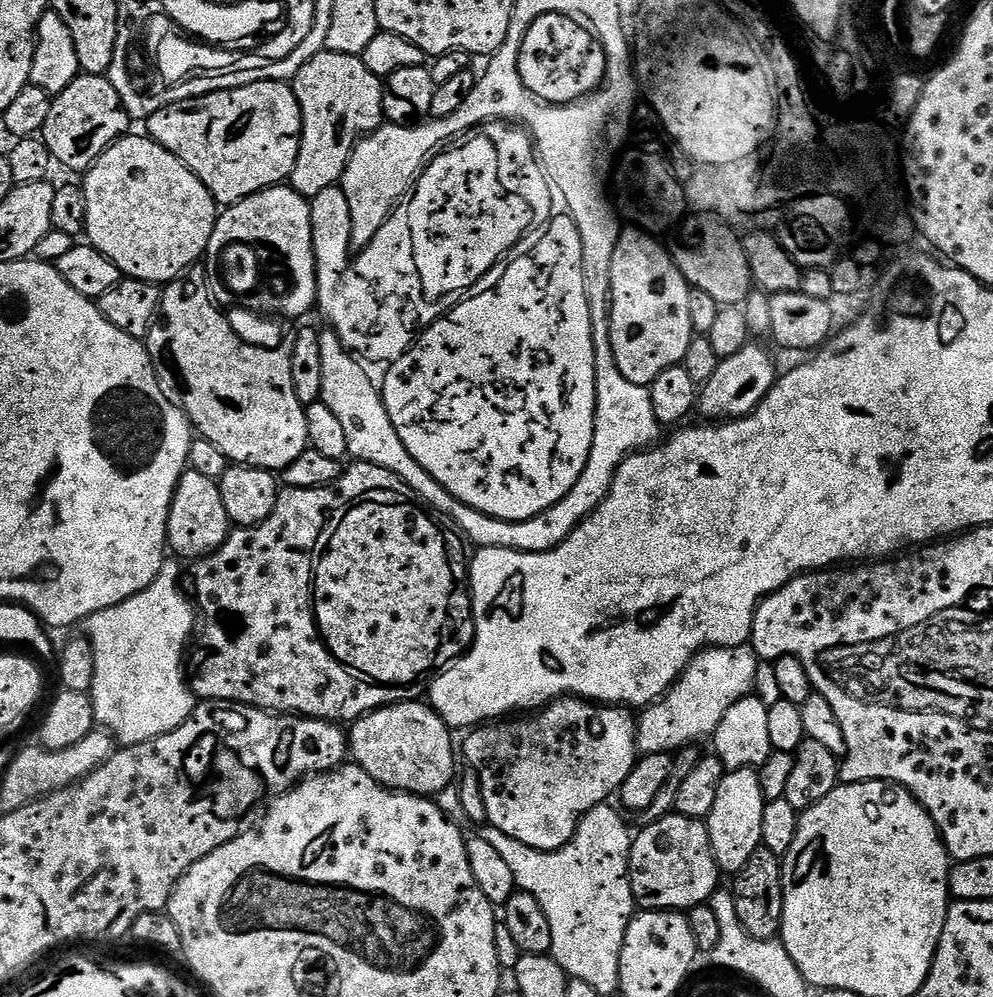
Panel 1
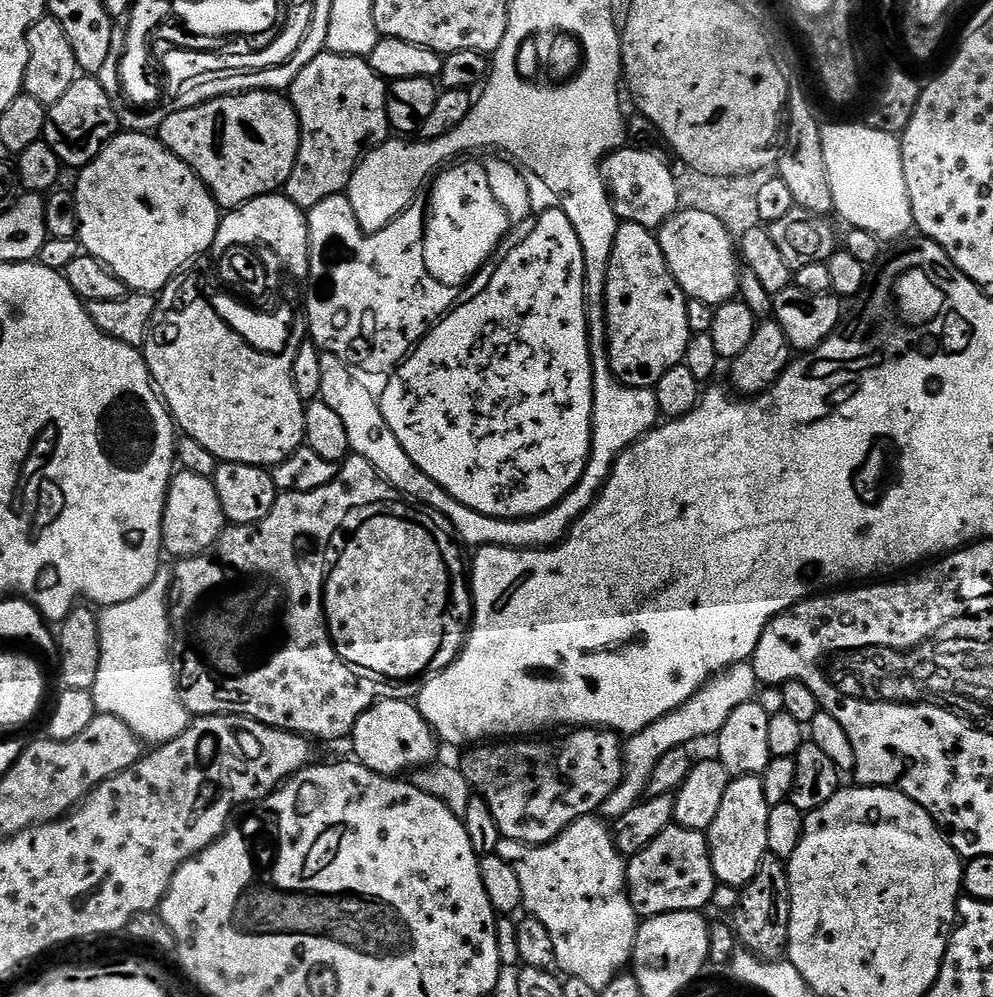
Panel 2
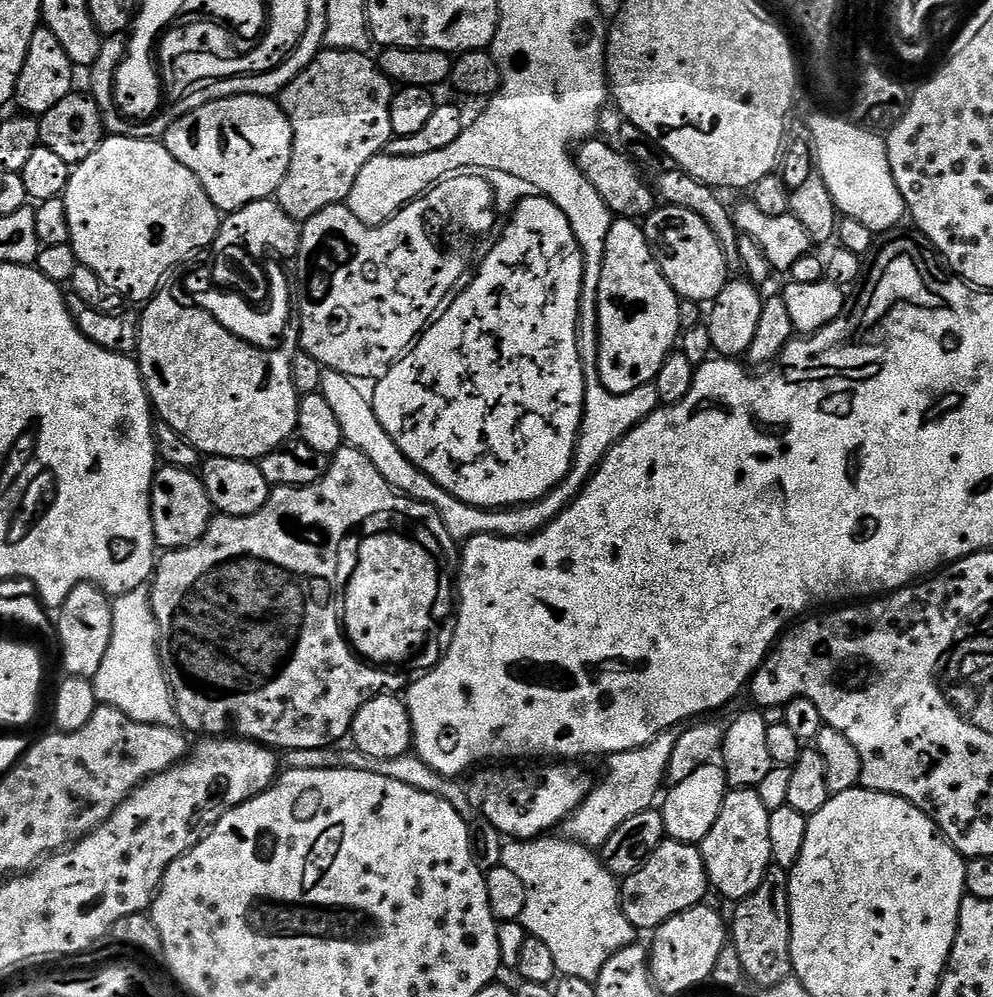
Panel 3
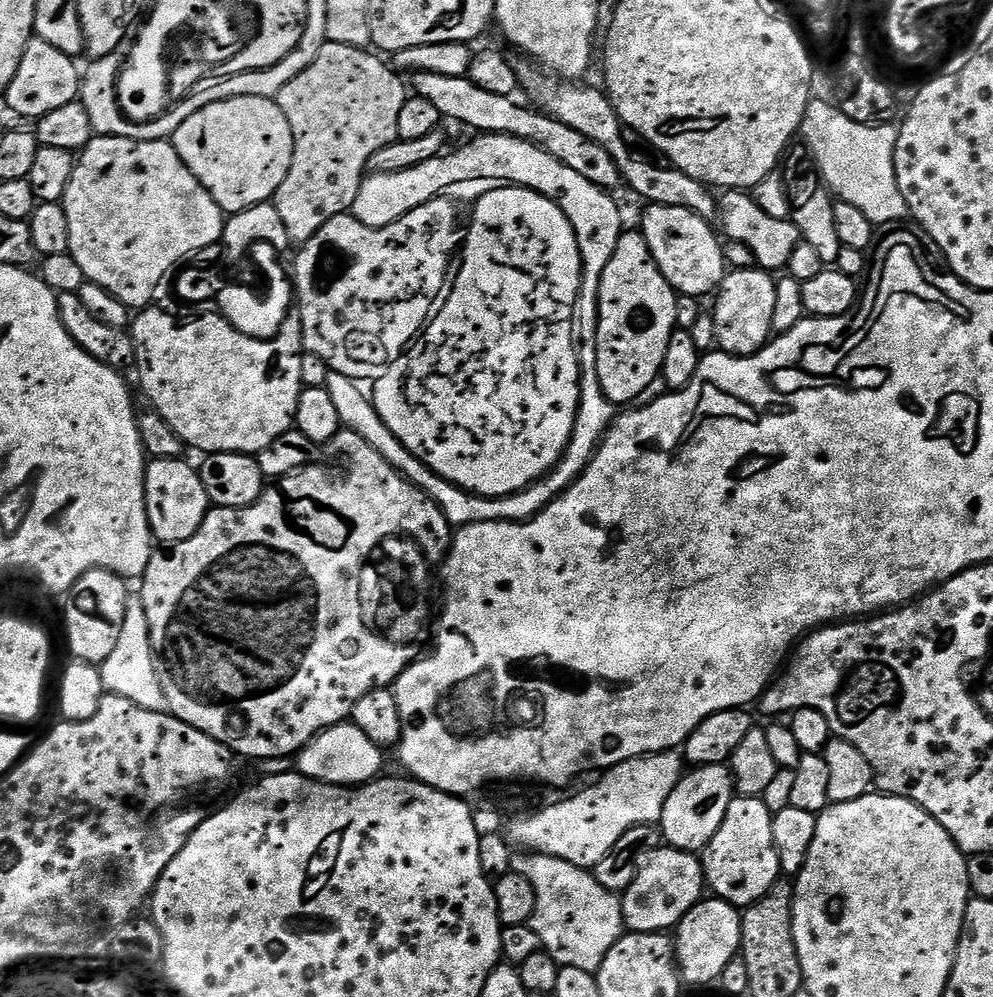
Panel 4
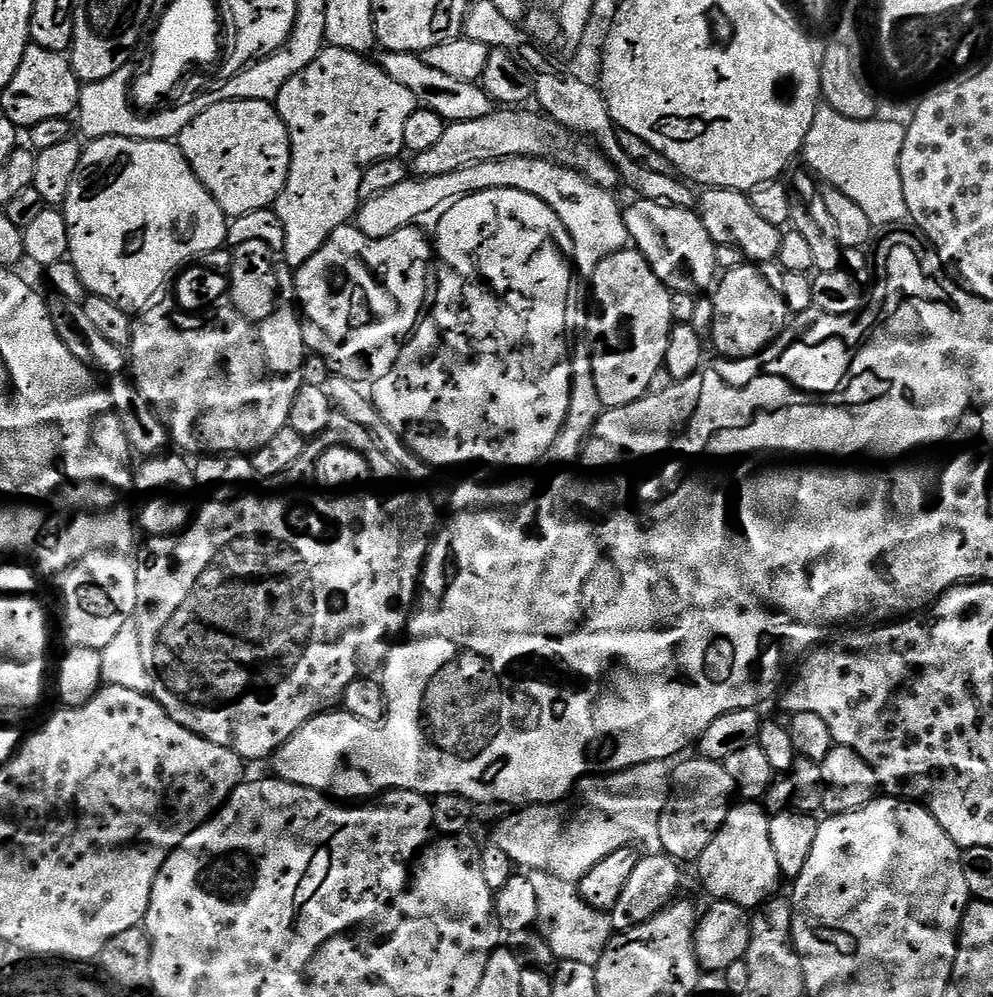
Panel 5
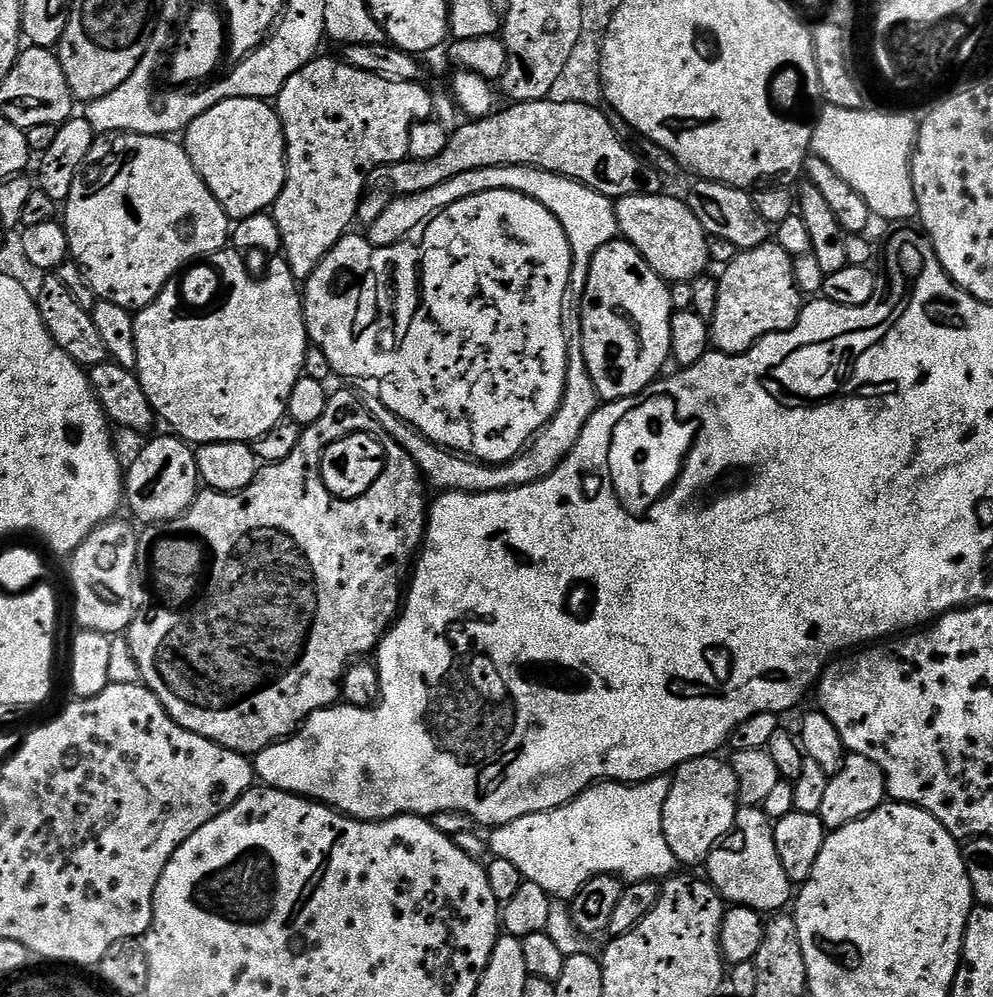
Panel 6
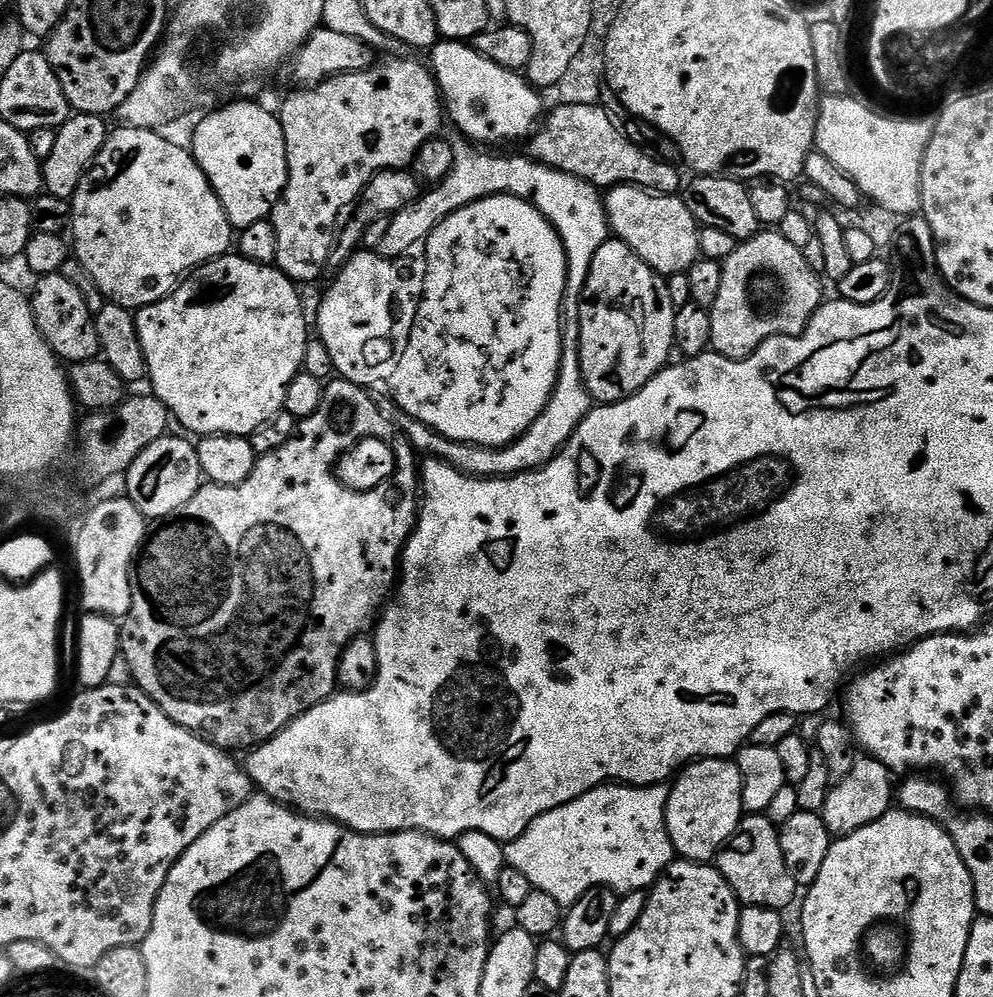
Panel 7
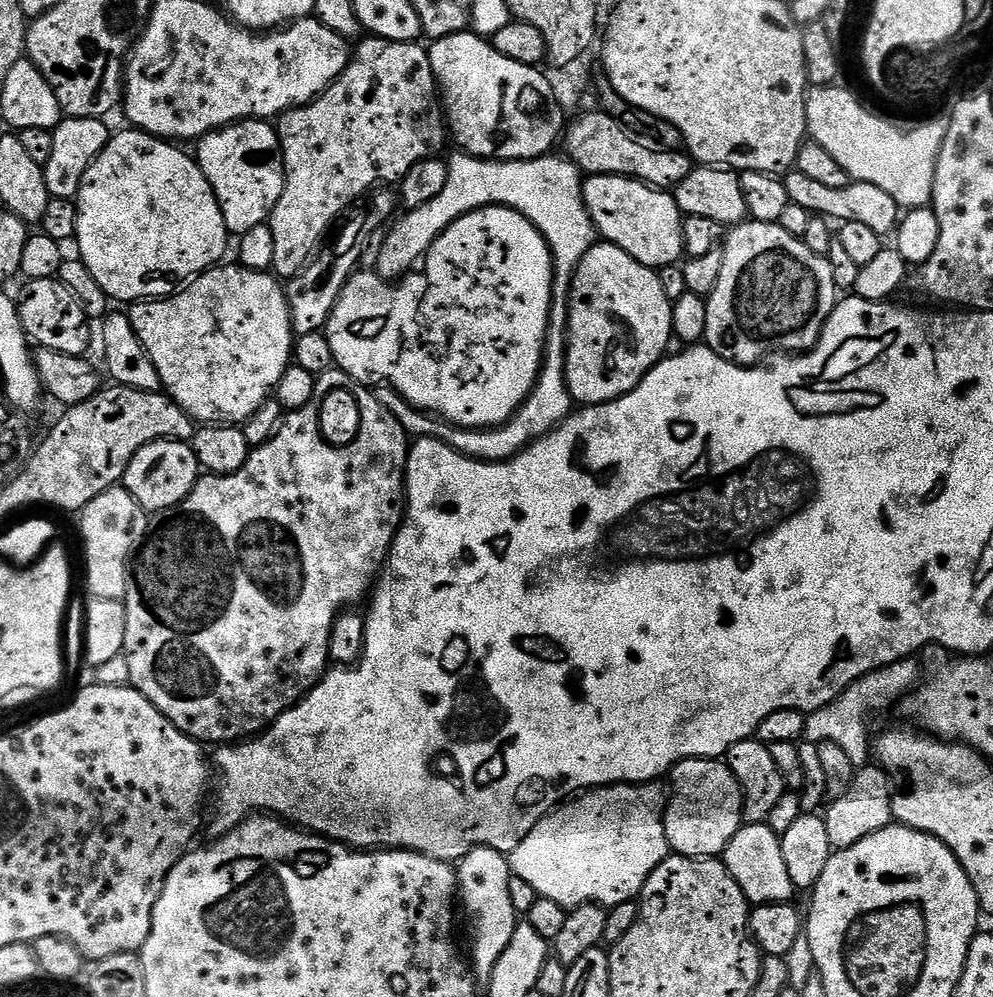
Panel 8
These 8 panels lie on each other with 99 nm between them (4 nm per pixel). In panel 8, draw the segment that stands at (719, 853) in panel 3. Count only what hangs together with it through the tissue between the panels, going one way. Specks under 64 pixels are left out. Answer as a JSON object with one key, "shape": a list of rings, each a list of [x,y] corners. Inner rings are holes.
{"shape":[[[767,822],[741,826],[738,834],[730,838],[726,850],[722,853],[722,859],[734,882],[738,882],[749,905],[787,904],[793,899],[794,889],[790,882],[790,873],[786,870],[786,862],[782,859],[780,836],[770,830]]]}

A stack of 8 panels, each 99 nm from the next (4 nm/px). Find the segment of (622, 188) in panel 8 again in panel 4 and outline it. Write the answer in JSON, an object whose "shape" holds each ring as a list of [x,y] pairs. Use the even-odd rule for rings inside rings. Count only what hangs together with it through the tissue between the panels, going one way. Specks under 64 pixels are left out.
{"shape":[[[654,204],[645,209],[642,231],[666,282],[670,282],[681,296],[704,298],[707,292],[715,293],[726,275],[724,244],[717,229],[709,221],[698,218],[698,214],[680,206]]]}

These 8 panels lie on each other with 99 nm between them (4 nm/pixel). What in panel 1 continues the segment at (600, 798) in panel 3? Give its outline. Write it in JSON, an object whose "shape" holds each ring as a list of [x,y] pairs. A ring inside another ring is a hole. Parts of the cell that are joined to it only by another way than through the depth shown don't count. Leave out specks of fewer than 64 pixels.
{"shape":[[[741,646],[739,648],[705,648],[702,652],[697,652],[688,669],[680,675],[680,679],[668,689],[666,695],[657,700],[654,704],[649,704],[639,713],[636,725],[636,746],[641,753],[667,752],[675,754],[689,746],[695,745],[695,740],[711,737],[716,731],[718,722],[744,696],[753,691],[756,684],[756,664],[758,657],[751,647]]]}

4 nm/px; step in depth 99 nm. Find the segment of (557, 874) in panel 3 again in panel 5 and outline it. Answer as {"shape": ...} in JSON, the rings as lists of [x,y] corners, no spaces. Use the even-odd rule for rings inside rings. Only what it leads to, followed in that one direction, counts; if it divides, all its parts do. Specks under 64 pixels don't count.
{"shape":[[[528,872],[527,875],[530,878],[530,883],[534,886],[534,895],[538,897],[536,928],[540,936],[546,938],[546,942],[550,942],[550,950],[554,950],[557,961],[586,962],[595,966],[612,942],[614,929],[611,915],[606,912],[598,912],[589,906],[580,896],[579,887],[573,881],[554,878],[554,874],[545,872]]]}

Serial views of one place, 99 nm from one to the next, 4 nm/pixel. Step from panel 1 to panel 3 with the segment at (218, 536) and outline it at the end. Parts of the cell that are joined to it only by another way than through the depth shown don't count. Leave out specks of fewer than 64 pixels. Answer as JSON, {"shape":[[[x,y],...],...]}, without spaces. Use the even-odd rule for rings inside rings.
{"shape":[[[161,467],[152,482],[152,521],[157,545],[161,549],[188,548],[206,534],[214,515],[203,479],[187,468]]]}

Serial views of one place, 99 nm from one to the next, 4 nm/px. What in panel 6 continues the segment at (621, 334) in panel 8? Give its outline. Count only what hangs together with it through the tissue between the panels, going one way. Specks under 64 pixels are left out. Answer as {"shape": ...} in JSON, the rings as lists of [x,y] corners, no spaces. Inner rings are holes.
{"shape":[[[617,238],[611,240],[606,246],[602,246],[602,250],[598,250],[598,254],[594,254],[594,258],[590,262],[590,270],[586,278],[584,293],[582,294],[580,313],[582,314],[582,350],[586,358],[586,366],[590,370],[590,378],[596,387],[597,397],[599,397],[601,401],[611,402],[614,400],[621,400],[622,398],[637,396],[638,393],[649,388],[657,377],[665,371],[665,369],[663,370],[664,363],[669,363],[672,355],[672,347],[670,346],[670,322],[672,321],[673,311],[674,309],[670,302],[669,285],[649,266],[646,262],[646,258],[642,258],[642,254],[633,244],[629,244],[628,241],[623,238]]]}

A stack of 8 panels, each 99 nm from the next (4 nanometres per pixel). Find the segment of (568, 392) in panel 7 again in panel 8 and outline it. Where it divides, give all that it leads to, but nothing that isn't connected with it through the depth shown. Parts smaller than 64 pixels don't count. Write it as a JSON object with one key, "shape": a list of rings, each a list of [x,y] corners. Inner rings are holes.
{"shape":[[[549,154],[539,156],[536,160],[481,160],[479,156],[459,155],[447,161],[448,177],[446,186],[442,186],[442,194],[438,194],[438,198],[430,198],[430,202],[422,206],[405,211],[405,216],[401,215],[388,228],[388,237],[382,246],[378,264],[388,264],[392,272],[400,272],[400,268],[404,268],[404,264],[412,264],[412,260],[416,260],[424,248],[428,250],[456,219],[479,208],[500,205],[521,212],[544,236],[552,252],[555,272],[540,374],[532,392],[515,414],[505,424],[490,428],[457,427],[408,404],[391,386],[377,387],[375,393],[378,402],[382,402],[382,406],[386,406],[386,410],[390,410],[398,422],[402,422],[409,437],[433,436],[438,442],[446,442],[446,446],[461,452],[463,456],[469,456],[471,460],[486,460],[493,464],[499,460],[509,460],[538,438],[550,434],[574,411],[574,399],[566,382],[570,290],[574,274],[584,255],[592,249],[598,233],[584,205],[584,180],[580,167],[563,155]]]}

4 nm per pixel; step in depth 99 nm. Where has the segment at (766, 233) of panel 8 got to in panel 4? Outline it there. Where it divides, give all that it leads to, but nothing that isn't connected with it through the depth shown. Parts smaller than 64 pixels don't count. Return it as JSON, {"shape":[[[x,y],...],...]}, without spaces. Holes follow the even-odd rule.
{"shape":[[[754,268],[729,271],[715,293],[716,309],[711,309],[716,331],[716,348],[730,356],[752,356],[768,343],[773,335],[774,290],[773,273]]]}

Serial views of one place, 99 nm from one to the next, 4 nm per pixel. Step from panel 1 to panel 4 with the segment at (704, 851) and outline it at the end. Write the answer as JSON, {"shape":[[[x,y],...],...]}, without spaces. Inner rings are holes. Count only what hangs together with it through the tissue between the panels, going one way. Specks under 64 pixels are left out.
{"shape":[[[661,846],[641,863],[634,882],[622,894],[624,926],[628,932],[662,932],[675,929],[682,917],[706,892],[704,866],[695,852]]]}

